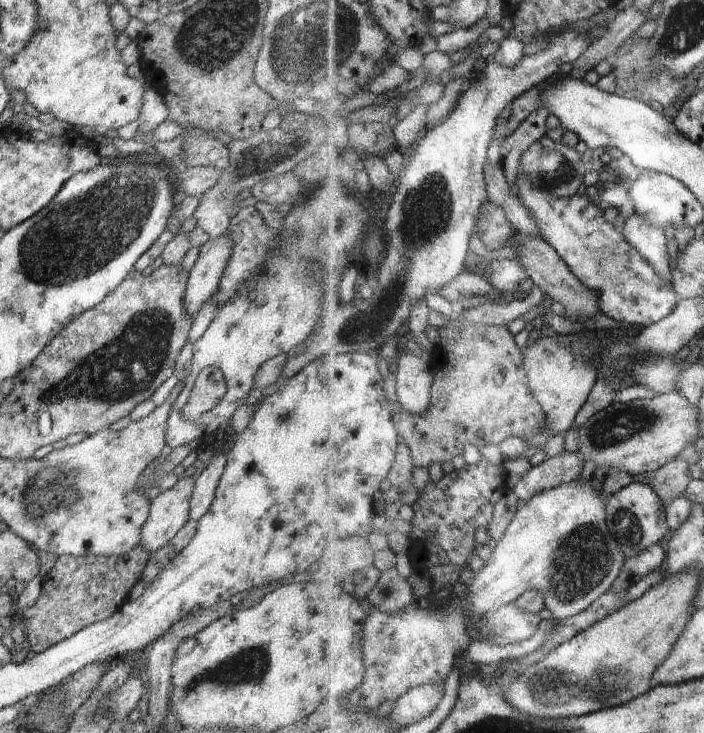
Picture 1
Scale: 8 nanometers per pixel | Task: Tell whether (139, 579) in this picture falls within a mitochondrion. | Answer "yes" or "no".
no

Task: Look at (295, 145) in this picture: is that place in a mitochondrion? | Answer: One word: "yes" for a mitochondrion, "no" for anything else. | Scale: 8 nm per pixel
no

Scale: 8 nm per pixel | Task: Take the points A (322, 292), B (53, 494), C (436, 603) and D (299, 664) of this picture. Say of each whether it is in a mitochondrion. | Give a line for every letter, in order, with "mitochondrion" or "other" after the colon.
A: other
B: mitochondrion
C: other
D: other

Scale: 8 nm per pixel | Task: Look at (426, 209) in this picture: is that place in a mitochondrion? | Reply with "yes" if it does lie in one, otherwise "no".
yes

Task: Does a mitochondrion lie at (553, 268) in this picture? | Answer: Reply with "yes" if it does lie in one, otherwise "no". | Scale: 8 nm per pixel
no

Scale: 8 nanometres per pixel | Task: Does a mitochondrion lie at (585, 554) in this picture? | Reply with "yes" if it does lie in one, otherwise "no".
yes

